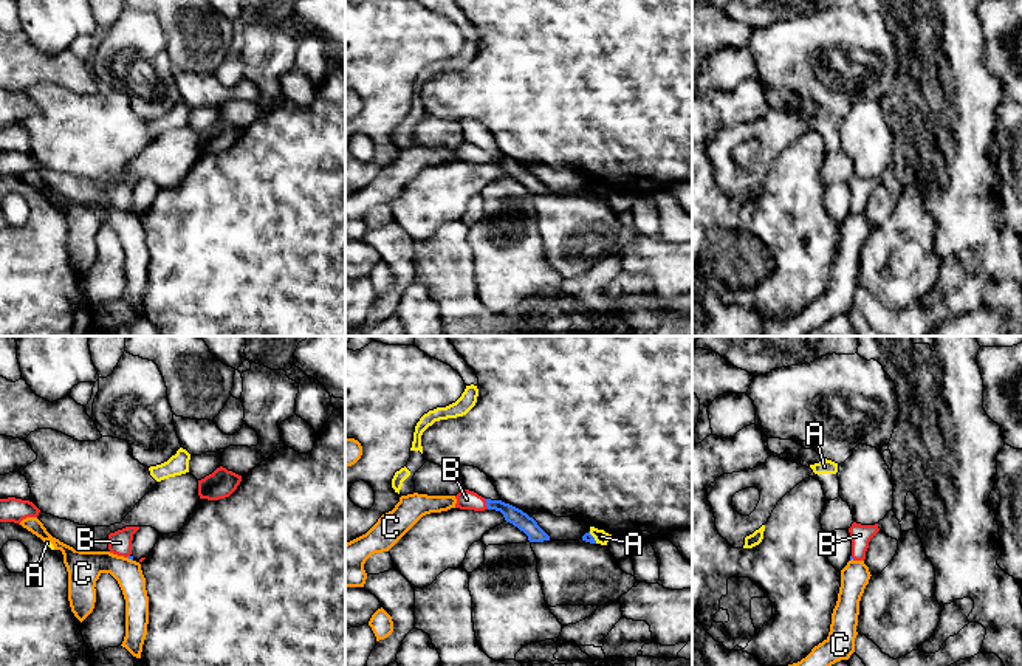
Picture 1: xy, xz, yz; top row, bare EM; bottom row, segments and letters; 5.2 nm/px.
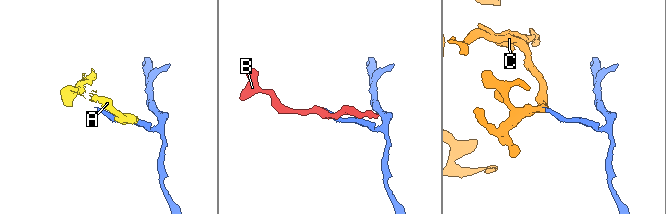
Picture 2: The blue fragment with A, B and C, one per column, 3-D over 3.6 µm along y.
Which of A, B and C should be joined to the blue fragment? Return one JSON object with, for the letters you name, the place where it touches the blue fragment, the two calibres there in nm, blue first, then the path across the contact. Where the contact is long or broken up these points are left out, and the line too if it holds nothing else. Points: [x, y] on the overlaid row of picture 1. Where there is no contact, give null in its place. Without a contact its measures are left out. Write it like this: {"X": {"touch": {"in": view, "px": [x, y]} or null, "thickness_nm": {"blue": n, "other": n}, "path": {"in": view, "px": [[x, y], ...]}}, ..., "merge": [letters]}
{"B": {"touch": {"in": "xz", "px": [486, 504]}, "thickness_nm": {"blue": 90, "other": 100}, "path": {"in": "xz", "px": [[517, 518], [499, 505], [486, 504], [466, 499]]}}, "merge": ["B"]}

